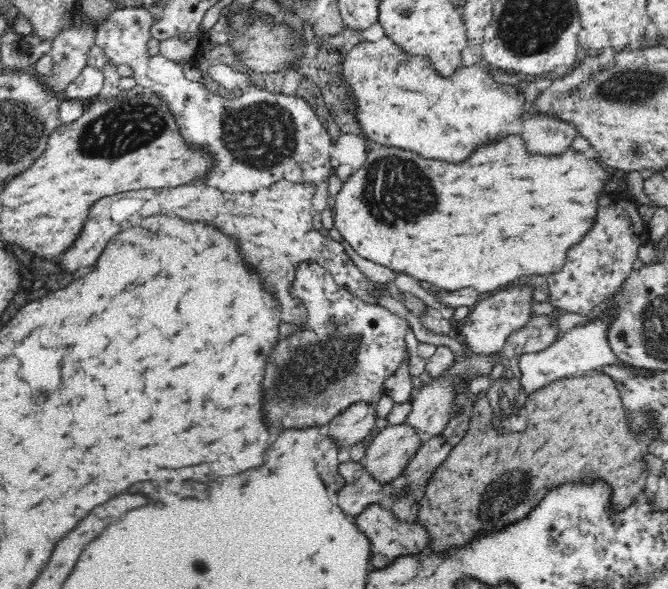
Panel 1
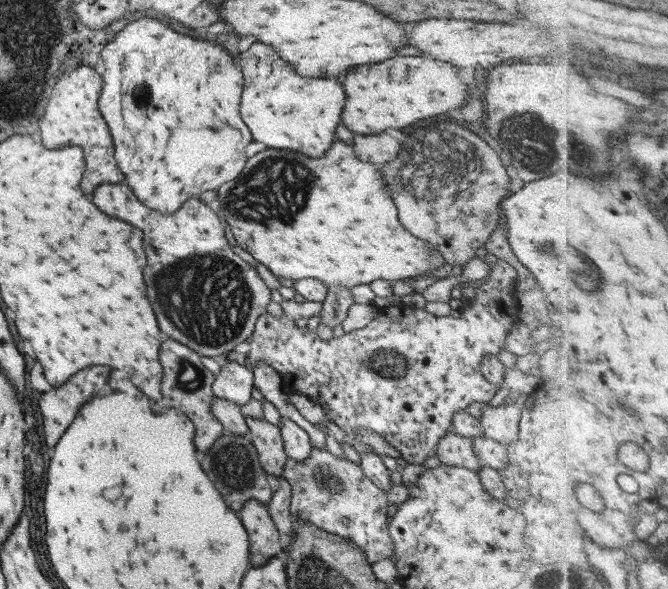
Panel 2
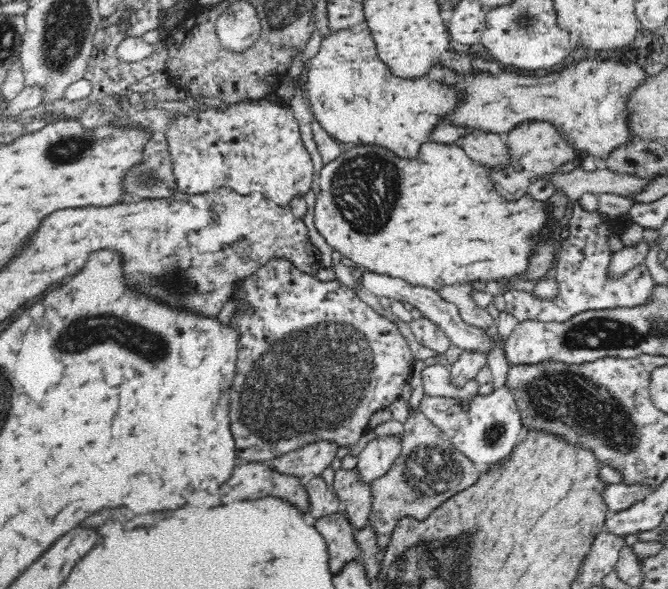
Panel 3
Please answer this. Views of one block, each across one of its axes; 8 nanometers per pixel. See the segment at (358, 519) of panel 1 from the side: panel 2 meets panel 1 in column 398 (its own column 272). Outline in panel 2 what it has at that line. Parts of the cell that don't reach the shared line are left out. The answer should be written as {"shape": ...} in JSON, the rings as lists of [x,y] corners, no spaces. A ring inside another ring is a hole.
{"shape":[[[250,499],[238,515],[250,538],[250,567],[262,566],[272,557],[282,557],[280,534],[265,503]]]}

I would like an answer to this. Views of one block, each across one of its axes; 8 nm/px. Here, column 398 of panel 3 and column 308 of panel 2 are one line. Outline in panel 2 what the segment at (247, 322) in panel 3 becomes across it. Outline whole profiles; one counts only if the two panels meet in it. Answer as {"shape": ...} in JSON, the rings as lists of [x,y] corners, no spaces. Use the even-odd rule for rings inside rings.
{"shape":[[[498,259],[496,263],[491,263],[489,275],[486,277],[486,280],[484,280],[484,283],[476,288],[473,301],[468,308],[465,308],[463,316],[436,316],[427,312],[425,309],[413,309],[411,306],[401,304],[388,306],[378,312],[364,328],[353,330],[352,332],[345,332],[340,338],[337,336],[332,337],[329,342],[320,339],[314,331],[310,331],[307,327],[299,328],[294,322],[295,320],[291,317],[283,314],[277,318],[266,311],[262,316],[257,318],[245,366],[253,370],[253,366],[257,365],[260,359],[264,359],[266,362],[270,363],[272,368],[275,368],[281,374],[286,394],[289,392],[300,392],[300,394],[304,394],[307,398],[314,400],[314,402],[318,402],[322,410],[324,410],[327,420],[334,422],[334,424],[345,431],[348,436],[353,437],[355,434],[355,436],[358,437],[358,429],[360,427],[372,430],[375,434],[384,438],[392,448],[399,450],[404,461],[407,461],[408,464],[422,464],[427,458],[430,458],[430,456],[435,456],[437,442],[442,436],[446,436],[446,434],[451,431],[454,414],[458,414],[458,412],[462,412],[462,410],[468,408],[470,403],[477,402],[488,404],[500,389],[500,385],[490,382],[489,379],[482,374],[481,362],[482,359],[489,356],[489,354],[491,354],[491,356],[497,356],[497,354],[505,348],[507,334],[519,321],[520,316],[518,312],[520,311],[521,303],[519,302],[520,295],[516,290],[516,286],[518,285],[517,280],[517,273],[514,267],[503,259]]]}

